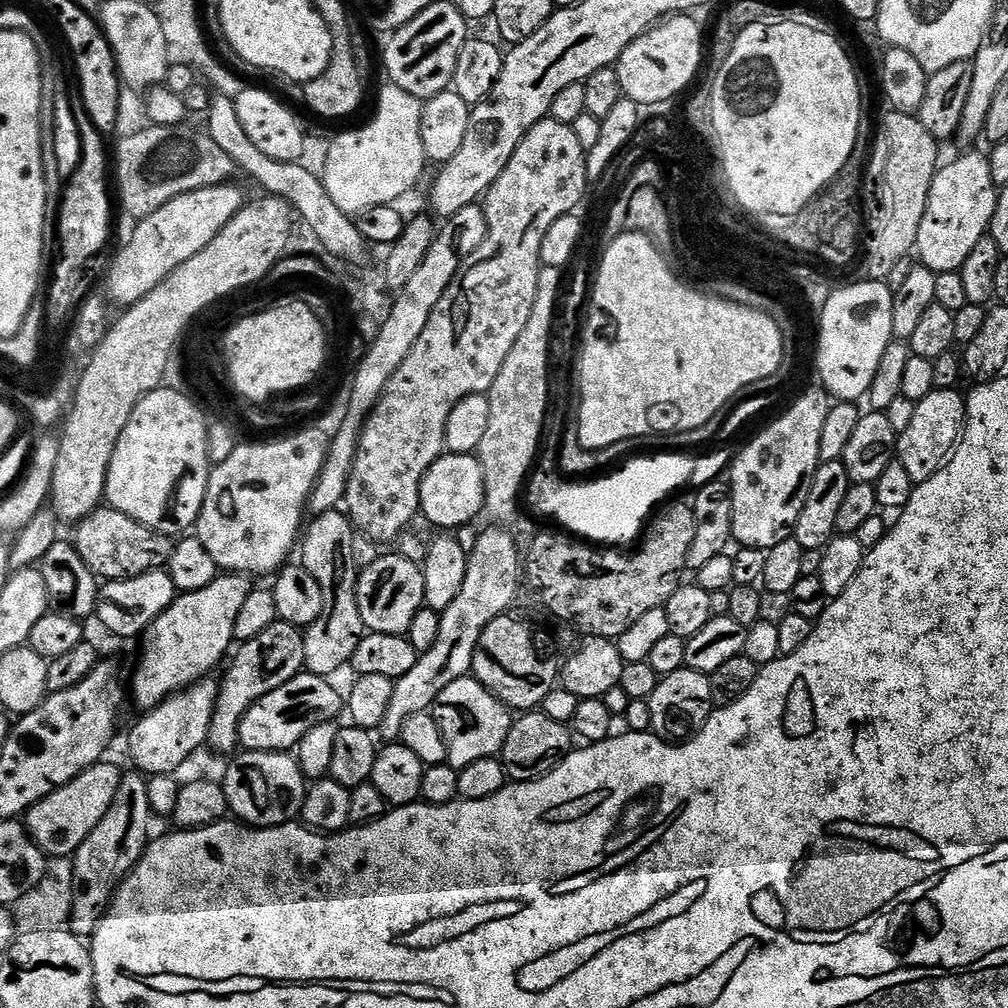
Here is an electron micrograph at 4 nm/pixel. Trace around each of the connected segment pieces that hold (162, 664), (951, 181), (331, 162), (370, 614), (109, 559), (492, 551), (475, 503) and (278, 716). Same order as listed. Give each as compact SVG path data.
M230 572L217 575L216 580L210 582L210 586L202 586L202 590L177 595L175 602L145 630L142 637L144 645L140 648L136 673L132 676L132 692L130 688L131 699L132 696L136 699L140 710L158 707L168 697L205 679L220 663L225 663L236 640L234 622L238 622L238 613L246 598L250 598L253 587L253 577Z
M968 150L965 156L960 156L957 160L952 160L943 165L937 171L934 182L930 186L930 198L926 202L926 214L922 214L922 226L918 226L918 238L916 239L916 247L914 249L915 255L918 257L920 255L919 263L923 267L928 268L932 272L957 272L959 273L961 266L966 262L966 258L970 258L970 250L974 250L974 246L978 246L978 242L984 236L989 235L992 219L994 218L994 210L996 209L996 198L998 195L998 186L992 180L992 175L990 174L990 162L988 161L988 156L985 153L972 152L976 150Z
M389 83L388 88L380 92L376 100L376 117L365 128L356 128L353 132L344 132L332 140L328 148L328 157L324 160L322 179L326 194L338 206L338 210L355 214L370 206L396 204L415 186L424 172L426 157L422 146L420 123L422 122L423 103L415 96L406 94L397 84Z
M381 554L373 564L362 569L356 582L358 614L362 614L365 629L378 634L407 636L410 622L414 622L414 614L425 607L425 594L423 567L399 554Z
M101 506L95 508L84 520L75 525L76 538L74 545L78 555L89 567L89 570L101 581L125 580L127 576L137 576L143 572L149 572L155 568L164 568L169 558L172 556L174 547L173 537L164 536L161 532L156 532L152 528L142 526L134 518L122 514L117 508L111 506Z
M488 526L492 528L488 528L485 530L485 528L479 533L479 536L476 540L476 546L474 546L468 553L468 562L467 562L467 568L466 568L466 579L464 583L462 584L462 589L458 592L457 598L454 598L453 602L451 602L450 606L447 607L447 610L442 612L440 615L439 620L439 632L438 632L438 639L435 642L434 646L424 653L421 653L421 656L417 659L417 662L412 670L408 674L404 674L400 680L397 680L394 682L394 694L391 695L390 698L390 704L387 707L386 710L386 717L383 718L383 722L380 724L378 729L378 736L379 739L383 743L395 743L401 734L401 728L406 722L406 718L411 716L412 714L418 714L422 712L427 712L431 709L433 701L436 700L438 694L442 692L442 690L445 689L446 686L450 685L450 683L454 681L458 681L463 676L469 675L469 672L472 669L473 664L473 658L474 654L476 653L477 644L480 641L482 630L486 628L486 626L489 625L490 621L494 621L499 617L500 615L503 615L504 613L507 613L511 608L509 608L510 604L513 602L517 592L518 592L518 582L522 580L522 558L520 555L520 558L518 556L518 548L516 546L516 542L513 538L513 536L506 532L507 529L504 529L500 526Z
M445 454L430 466L420 487L420 512L436 530L457 530L484 512L484 475L475 455Z
M305 670L290 678L286 686L278 686L278 690L254 702L240 723L239 747L250 752L288 752L295 749L314 726L333 723L336 715L345 711L346 700L332 683L331 679Z

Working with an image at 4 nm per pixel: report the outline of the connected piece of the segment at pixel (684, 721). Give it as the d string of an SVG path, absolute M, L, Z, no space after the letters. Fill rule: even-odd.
M682 667L674 674L661 679L649 701L630 700L620 686L608 690L602 699L612 717L620 718L626 713L626 722L629 726L627 729L631 733L644 734L651 729L665 741L683 742L692 739L712 716L714 711L712 694L714 695L714 687L707 675ZM651 722L652 728L649 728Z

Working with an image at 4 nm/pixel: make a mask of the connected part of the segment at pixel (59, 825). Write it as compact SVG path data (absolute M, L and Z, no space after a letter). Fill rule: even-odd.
M101 762L95 764L93 768L87 768L78 778L54 790L28 809L26 813L28 833L32 835L33 842L49 857L71 857L78 850L78 846L86 842L94 826L98 826L102 818L106 818L106 810L110 810L122 779L122 772L108 763Z

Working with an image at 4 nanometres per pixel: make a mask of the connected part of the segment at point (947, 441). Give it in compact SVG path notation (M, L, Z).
M935 388L926 398L916 401L914 419L896 437L896 460L906 468L913 485L926 482L948 463L964 434L964 420L968 417L965 393L956 388Z

